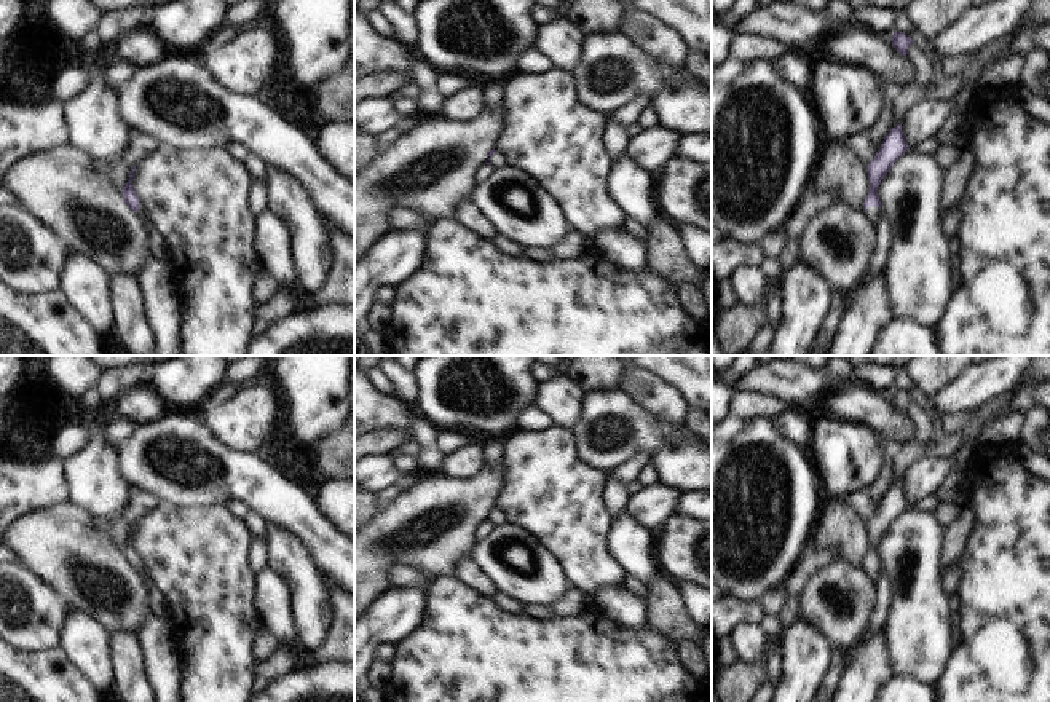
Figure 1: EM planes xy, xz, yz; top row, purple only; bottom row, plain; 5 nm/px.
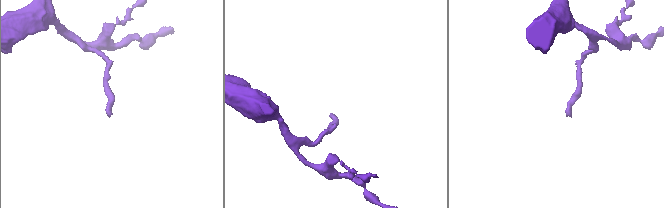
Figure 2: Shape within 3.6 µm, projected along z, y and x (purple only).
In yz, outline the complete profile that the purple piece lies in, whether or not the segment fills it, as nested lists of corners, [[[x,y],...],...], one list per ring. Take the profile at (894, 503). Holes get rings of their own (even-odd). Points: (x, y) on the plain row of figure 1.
[[[902,480],[890,487],[884,495],[876,514],[868,520],[870,549],[863,558],[863,570],[868,578],[878,584],[882,568],[878,554],[878,544],[886,531],[890,528],[894,520],[910,506],[903,495]]]

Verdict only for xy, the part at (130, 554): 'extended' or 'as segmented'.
extended

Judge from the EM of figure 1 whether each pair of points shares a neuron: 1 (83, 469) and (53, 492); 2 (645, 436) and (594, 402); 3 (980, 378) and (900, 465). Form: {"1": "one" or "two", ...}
{"1": "two", "2": "one", "3": "two"}

